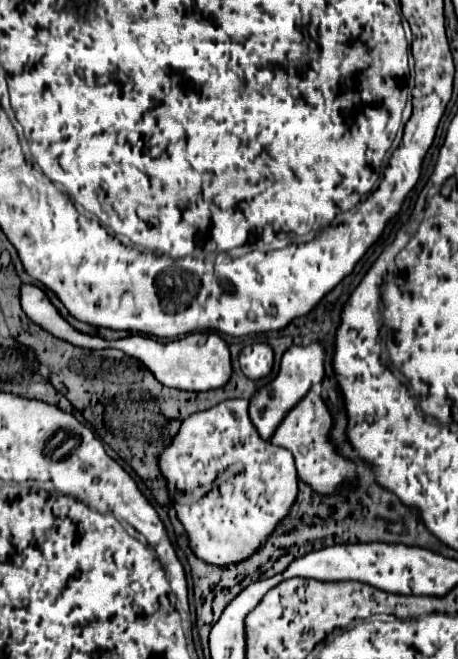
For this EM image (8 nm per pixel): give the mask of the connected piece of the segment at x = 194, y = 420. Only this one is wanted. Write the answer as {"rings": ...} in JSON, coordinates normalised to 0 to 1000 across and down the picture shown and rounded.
{"rings":[[[537,605],[485,608],[397,639],[389,660],[349,690],[349,715],[367,727],[371,757],[415,812],[419,836],[454,854],[502,857],[546,845],[624,785],[651,745],[651,721],[633,684],[568,666],[541,633]]]}

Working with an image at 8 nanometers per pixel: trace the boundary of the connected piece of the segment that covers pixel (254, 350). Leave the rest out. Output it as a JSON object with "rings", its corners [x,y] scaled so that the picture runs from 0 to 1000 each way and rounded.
{"rings":[[[563,520],[563,524],[541,524],[524,536],[524,560],[541,575],[572,575],[594,563],[598,551],[598,536],[590,524]]]}

